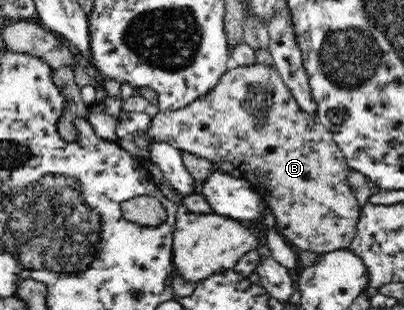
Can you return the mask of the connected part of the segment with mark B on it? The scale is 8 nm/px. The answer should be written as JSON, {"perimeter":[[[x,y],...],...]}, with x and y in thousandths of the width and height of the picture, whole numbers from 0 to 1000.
{"perimeter":[[[641,203],[594,210],[582,226],[559,229],[522,297],[488,313],[473,335],[426,358],[394,358],[376,377],[361,426],[389,445],[389,458],[418,465],[443,487],[463,484],[527,523],[579,529],[621,603],[653,635],[683,703],[686,745],[730,800],[785,819],[859,803],[884,755],[896,671],[864,597],[869,545],[819,426],[782,390],[780,368],[760,365],[735,339],[686,223]]]}

